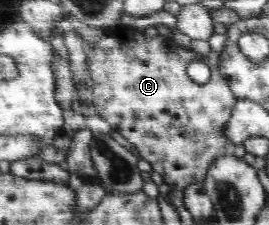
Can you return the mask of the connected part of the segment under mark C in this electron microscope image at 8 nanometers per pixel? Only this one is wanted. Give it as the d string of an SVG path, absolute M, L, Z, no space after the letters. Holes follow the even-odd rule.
M127 26L105 33L93 47L88 73L93 83L91 99L95 114L113 128L121 141L136 148L140 159L149 162L172 190L184 190L191 183L202 182L210 163L227 153L230 141L225 138L223 129L237 101L221 72L217 71L216 62L176 45L171 39L159 35L146 37L142 31ZM195 60L203 61L210 68L211 78L205 85L193 82L187 74L187 65Z

